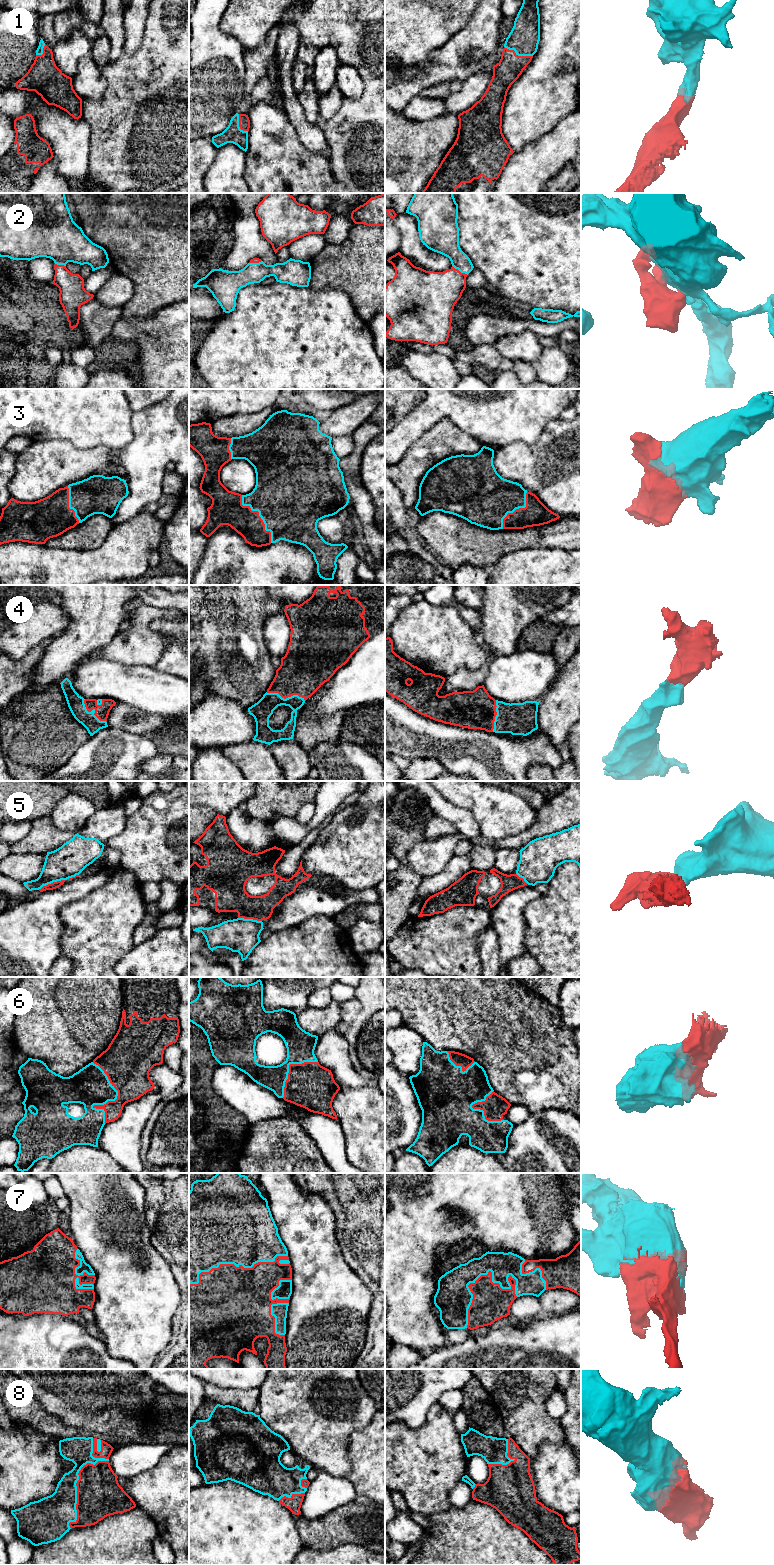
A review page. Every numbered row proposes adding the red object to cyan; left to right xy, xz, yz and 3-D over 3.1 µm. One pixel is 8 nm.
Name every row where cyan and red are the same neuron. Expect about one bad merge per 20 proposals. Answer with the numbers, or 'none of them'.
1, 2, 3, 4, 6, 7, 8

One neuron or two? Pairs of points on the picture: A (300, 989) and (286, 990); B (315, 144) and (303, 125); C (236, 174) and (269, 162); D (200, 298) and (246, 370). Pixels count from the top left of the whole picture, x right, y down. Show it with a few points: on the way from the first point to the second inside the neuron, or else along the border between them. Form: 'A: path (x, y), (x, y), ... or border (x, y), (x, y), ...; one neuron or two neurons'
A: path (297, 989), (289, 989); one neuron
B: path (313, 139), (305, 130); one neuron
C: border (246, 152), (245, 182); two neurons
D: border (224, 312), (213, 321), (211, 331), (203, 340); two neurons

